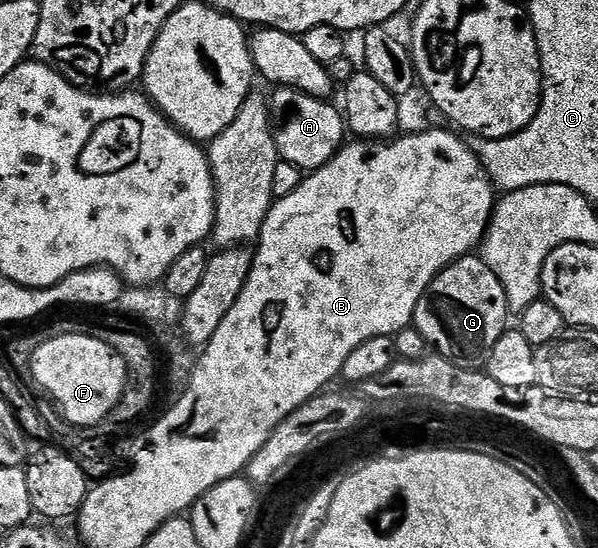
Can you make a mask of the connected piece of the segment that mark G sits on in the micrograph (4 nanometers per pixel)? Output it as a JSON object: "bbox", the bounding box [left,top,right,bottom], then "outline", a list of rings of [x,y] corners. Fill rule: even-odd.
{"bbox":[414,254,509,368],"outline":[[[469,254],[439,272],[416,307],[414,327],[439,355],[464,368],[487,365],[498,338],[509,331],[506,290],[498,275],[479,255]]]}

